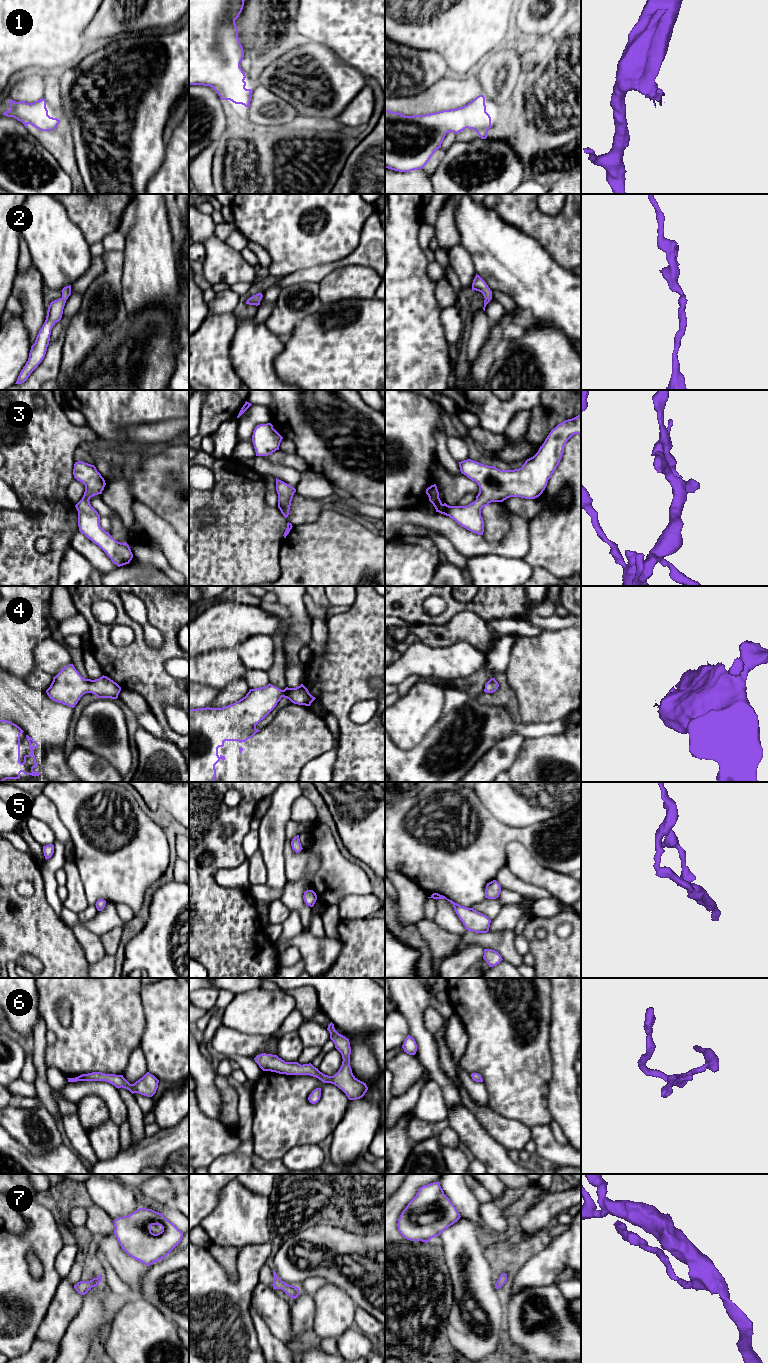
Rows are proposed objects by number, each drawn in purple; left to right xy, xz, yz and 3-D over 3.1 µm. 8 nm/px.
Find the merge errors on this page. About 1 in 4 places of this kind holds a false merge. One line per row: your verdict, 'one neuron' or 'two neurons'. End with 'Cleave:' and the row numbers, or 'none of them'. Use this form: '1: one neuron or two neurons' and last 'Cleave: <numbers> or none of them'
1: one neuron
2: one neuron
3: one neuron
4: one neuron
5: one neuron
6: one neuron
7: one neuron
Cleave: none of them

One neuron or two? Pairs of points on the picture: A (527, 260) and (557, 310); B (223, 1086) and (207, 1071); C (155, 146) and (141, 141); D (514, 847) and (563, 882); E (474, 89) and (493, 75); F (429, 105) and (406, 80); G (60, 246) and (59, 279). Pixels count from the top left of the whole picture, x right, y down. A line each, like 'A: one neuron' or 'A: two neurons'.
A: one neuron
B: two neurons
C: one neuron
D: one neuron
E: two neurons
F: two neurons
G: one neuron

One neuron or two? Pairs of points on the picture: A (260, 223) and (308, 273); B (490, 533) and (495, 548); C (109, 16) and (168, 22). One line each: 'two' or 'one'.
A: two
B: two
C: one

